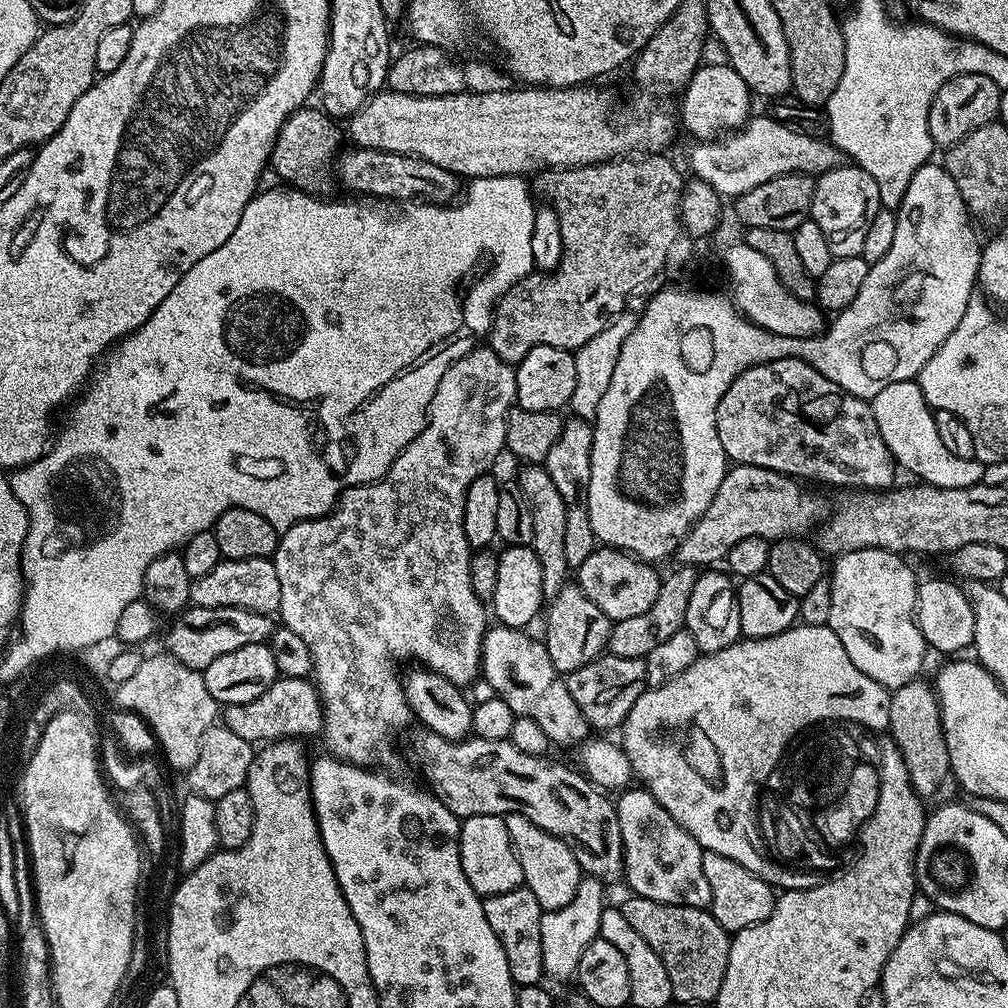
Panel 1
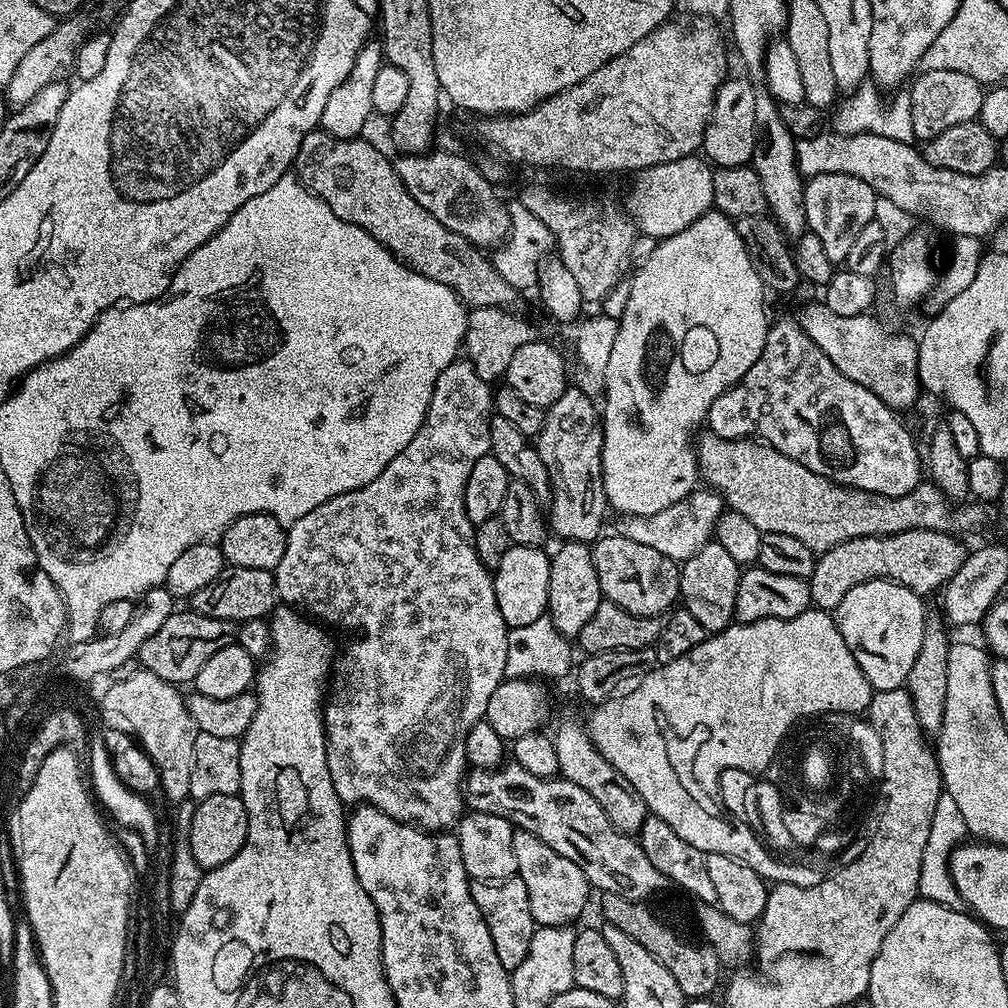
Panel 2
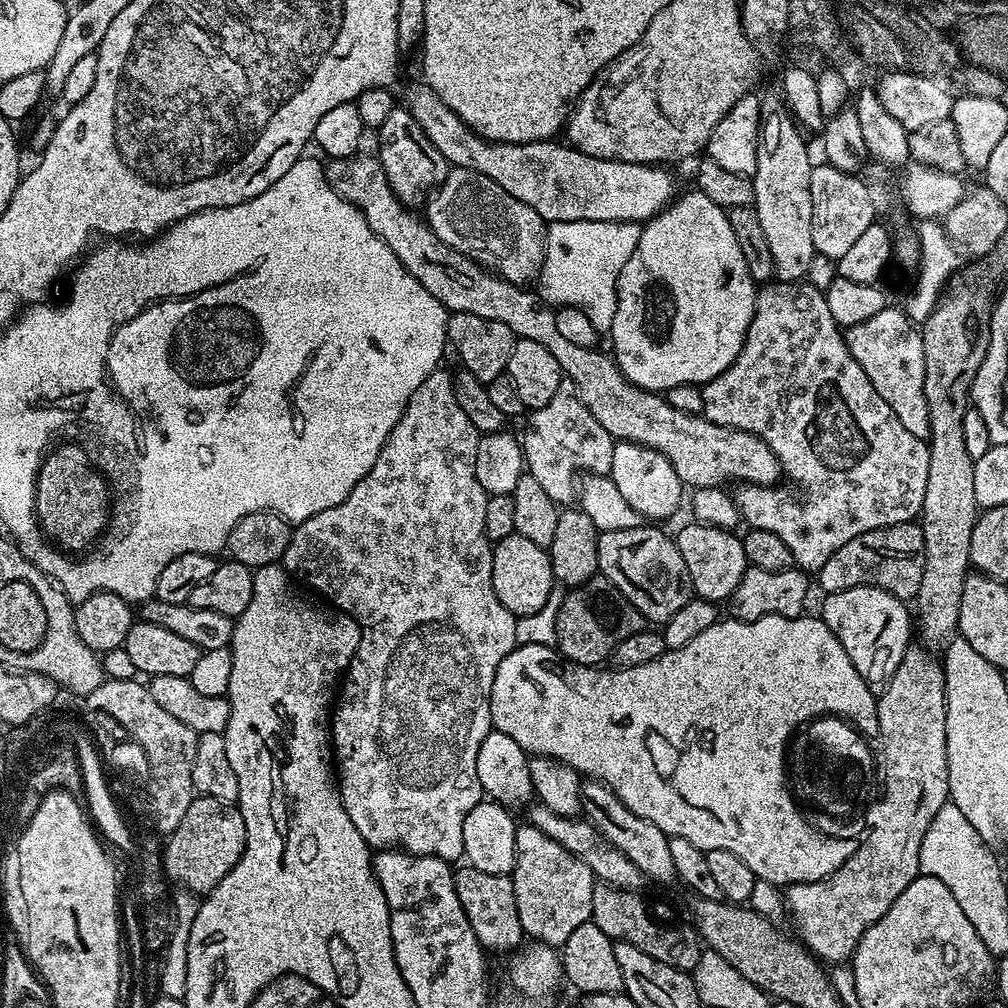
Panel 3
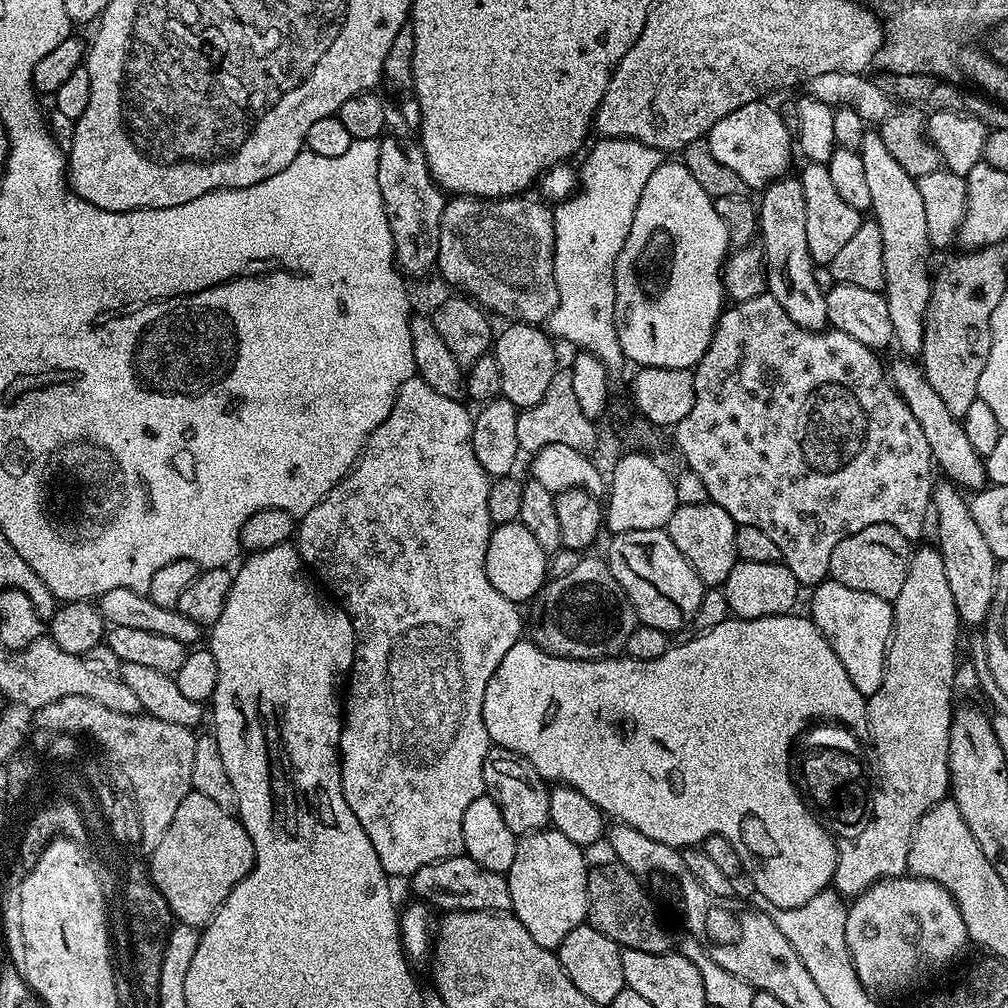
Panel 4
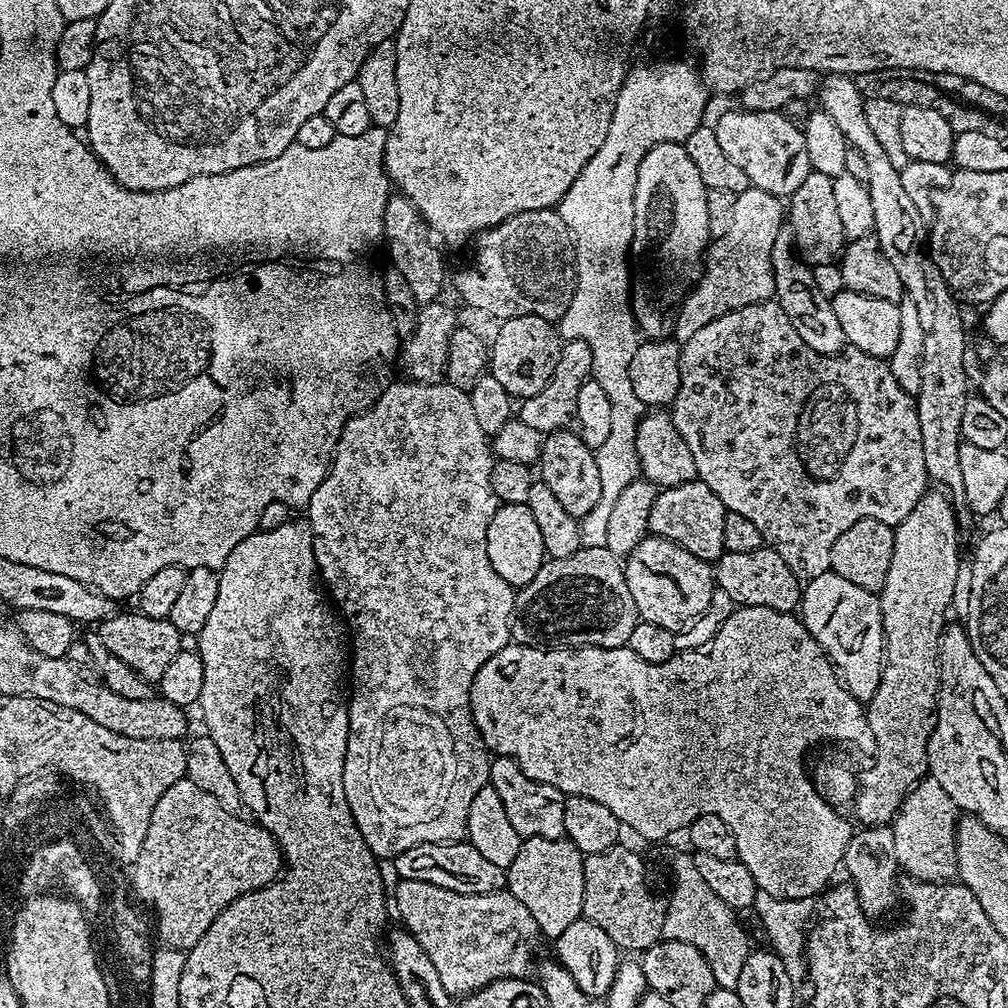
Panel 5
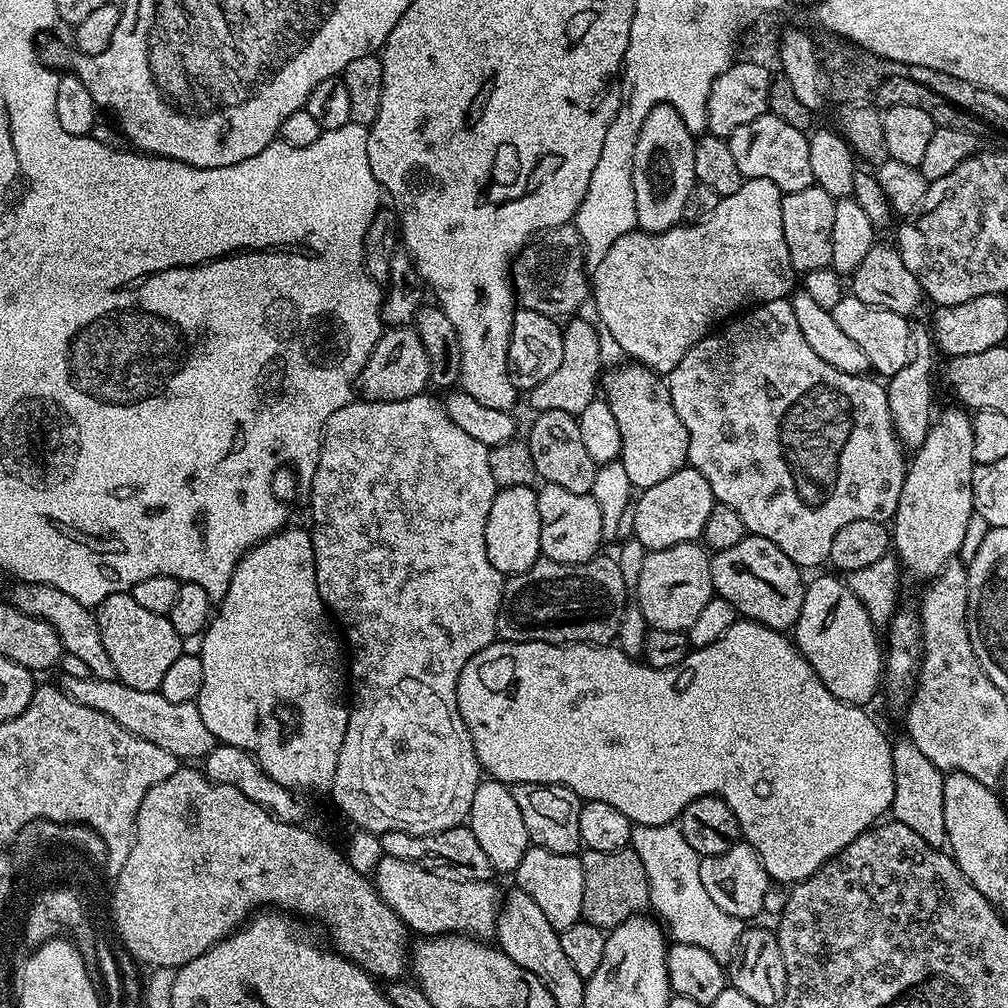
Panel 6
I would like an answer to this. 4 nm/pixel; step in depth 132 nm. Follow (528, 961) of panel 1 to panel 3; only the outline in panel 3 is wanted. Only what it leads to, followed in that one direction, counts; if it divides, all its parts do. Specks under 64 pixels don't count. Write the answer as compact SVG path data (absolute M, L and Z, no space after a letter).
M463 867L455 869L454 890L458 894L458 902L462 902L462 910L466 910L466 918L480 945L486 950L498 952L511 953L519 949L525 934L518 918L518 902L514 898L514 882L511 875L486 874L486 870Z

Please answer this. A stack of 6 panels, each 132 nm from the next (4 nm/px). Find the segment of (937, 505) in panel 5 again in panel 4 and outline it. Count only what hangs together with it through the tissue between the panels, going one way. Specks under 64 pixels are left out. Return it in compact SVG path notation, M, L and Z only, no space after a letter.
M917 547L912 554L912 561L908 567L906 574L906 582L902 582L902 590L898 594L898 598L892 604L892 639L888 641L888 657L884 663L884 677L882 678L882 686L878 686L878 690L867 697L868 701L868 726L867 735L872 735L872 748L876 751L876 780L880 783L880 789L872 796L872 807L870 807L870 816L865 819L864 827L855 833L845 844L839 845L836 854L836 872L832 875L832 884L835 891L839 892L841 897L855 898L861 896L870 885L875 884L877 880L890 880L897 876L905 875L908 872L908 855L910 854L910 842L914 830L918 826L918 822L922 818L922 814L926 814L940 800L945 799L950 792L950 781L948 779L948 751L950 750L950 730L952 729L952 713L954 711L954 703L952 704L952 692L956 688L956 670L958 667L958 659L956 660L956 639L960 636L960 628L962 629L962 621L958 610L954 606L954 597L950 595L950 586L946 583L946 566L942 566L942 554L939 547L932 548Z

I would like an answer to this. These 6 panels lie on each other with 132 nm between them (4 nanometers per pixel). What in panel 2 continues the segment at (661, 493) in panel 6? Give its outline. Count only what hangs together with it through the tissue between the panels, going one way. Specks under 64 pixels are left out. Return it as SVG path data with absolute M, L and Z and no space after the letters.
M715 542L704 544L702 550L680 564L682 607L690 610L698 622L702 622L705 633L721 632L733 623L741 571L741 565L736 564L728 551Z

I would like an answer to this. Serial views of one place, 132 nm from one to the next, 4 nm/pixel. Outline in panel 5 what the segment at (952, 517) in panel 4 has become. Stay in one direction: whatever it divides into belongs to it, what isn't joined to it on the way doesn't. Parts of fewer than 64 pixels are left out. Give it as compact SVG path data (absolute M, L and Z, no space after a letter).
M828 74L819 81L819 111L830 114L838 130L846 134L849 148L858 150L870 170L866 181L870 190L870 203L874 209L874 235L878 246L886 254L890 266L902 278L904 296L914 302L922 326L922 362L920 363L920 388L914 394L918 410L918 426L922 426L922 454L926 458L926 470L933 481L941 480L943 491L953 505L964 504L962 466L958 466L958 450L962 443L962 409L970 395L968 368L964 365L964 351L968 336L964 333L964 316L960 313L961 301L957 300L942 272L934 266L926 247L926 218L910 202L902 187L900 169L890 162L886 150L878 143L873 128L866 119L865 97L848 74Z

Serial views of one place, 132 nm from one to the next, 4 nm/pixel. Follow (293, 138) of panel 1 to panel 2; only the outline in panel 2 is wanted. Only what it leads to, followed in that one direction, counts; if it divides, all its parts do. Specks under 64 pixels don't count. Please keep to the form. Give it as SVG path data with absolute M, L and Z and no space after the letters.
M323 130L308 132L306 138L302 138L302 146L298 146L294 175L308 191L313 192L338 218L366 230L376 241L387 248L393 256L414 269L418 274L426 278L434 278L434 282L442 282L442 286L450 286L450 290L456 292L456 297L464 301L469 309L474 308L506 308L511 309L512 303L518 296L518 289L498 274L495 263L488 260L483 251L471 244L462 234L454 234L430 210L418 206L414 198L402 186L402 178L398 178L396 165L391 159L387 160L370 141L365 138L354 140L336 140L330 133Z

